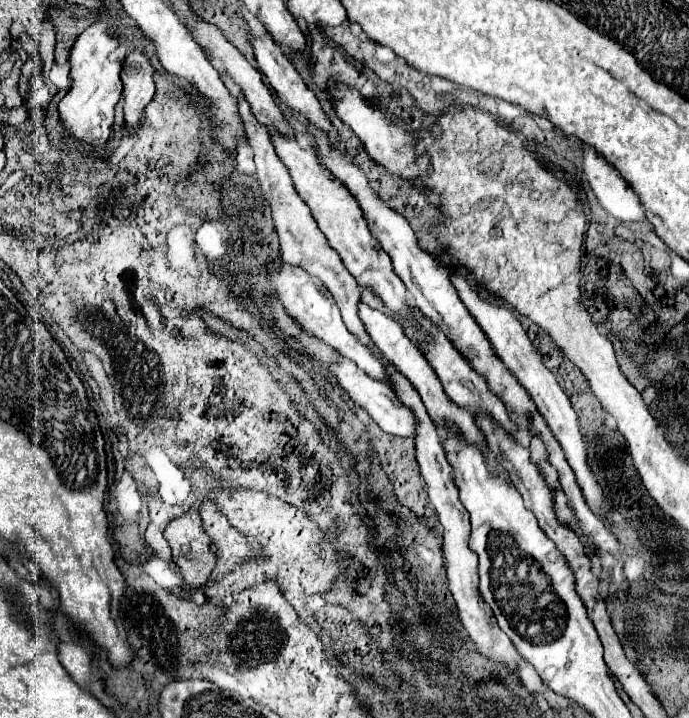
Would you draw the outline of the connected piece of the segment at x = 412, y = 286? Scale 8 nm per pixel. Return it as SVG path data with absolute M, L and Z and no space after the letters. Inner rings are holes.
M298 115L298 121L300 121L300 123L310 131L310 135L314 137L318 161L322 163L322 167L328 169L336 179L340 179L340 181L350 189L350 193L356 197L356 201L360 203L360 209L362 209L362 213L364 213L364 217L366 217L366 223L368 223L372 235L380 241L380 245L386 249L386 253L390 253L392 263L394 263L394 271L396 271L396 273L400 275L400 279L404 281L404 285L406 285L406 289L408 289L408 293L410 293L410 297L412 297L412 301L414 301L414 307L420 309L422 315L424 315L426 319L430 319L446 337L450 337L450 341L458 347L460 353L464 353L464 357L466 357L468 361L472 361L474 369L478 369L478 371L486 377L488 385L504 399L504 403L508 405L512 417L518 421L518 427L522 429L522 413L526 413L526 409L536 409L536 407L534 407L532 399L528 397L526 389L520 387L520 383L516 381L516 377L504 367L504 363L502 363L502 361L496 357L496 353L492 351L490 341L486 339L484 331L478 327L478 323L474 321L474 317L472 317L472 315L468 313L468 309L462 305L462 301L460 301L460 297L458 297L454 285L450 285L450 279L448 279L446 269L442 269L442 267L438 267L438 265L434 265L434 263L430 261L428 253L424 253L424 251L420 249L418 239L416 239L412 227L408 225L408 221L406 221L398 211L390 209L390 207L384 203L384 199L370 187L368 177L364 175L364 171L362 171L358 165L354 165L354 163L350 161L346 149L344 149L342 145L330 143L332 137L326 135L326 133L324 133L322 129L318 129L316 125L312 125L306 117ZM320 145L326 145L326 147L328 147L328 157L322 157Z

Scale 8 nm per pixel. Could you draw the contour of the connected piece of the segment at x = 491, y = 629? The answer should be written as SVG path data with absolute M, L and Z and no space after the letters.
M390 365L390 381L392 381L394 391L400 397L400 401L406 407L410 407L414 411L416 419L418 419L418 431L416 431L416 437L414 437L416 439L416 459L418 459L420 473L422 473L422 477L426 481L426 487L428 487L430 503L434 505L434 509L436 509L436 513L440 517L440 525L444 529L444 547L442 547L444 567L446 567L446 573L448 573L448 583L450 583L452 597L454 597L456 607L458 607L458 617L460 617L464 629L468 631L468 635L472 637L472 641L476 643L480 653L484 653L484 655L488 655L492 659L504 661L510 669L516 669L520 655L516 653L516 649L514 649L512 641L508 639L508 635L494 621L494 613L490 611L490 605L478 593L478 555L468 547L470 517L468 517L464 505L460 503L458 487L456 487L454 475L452 475L452 465L446 459L446 451L442 447L438 431L434 429L434 425L432 425L432 421L430 421L430 417L426 413L426 407L422 405L422 401L418 397L418 391L392 365Z

